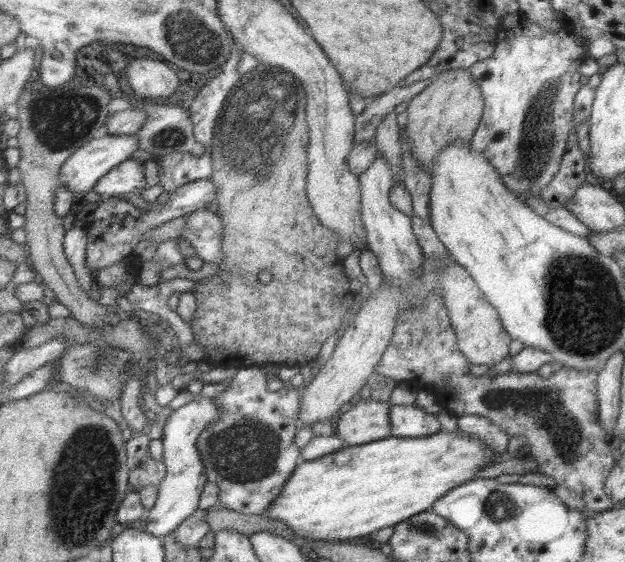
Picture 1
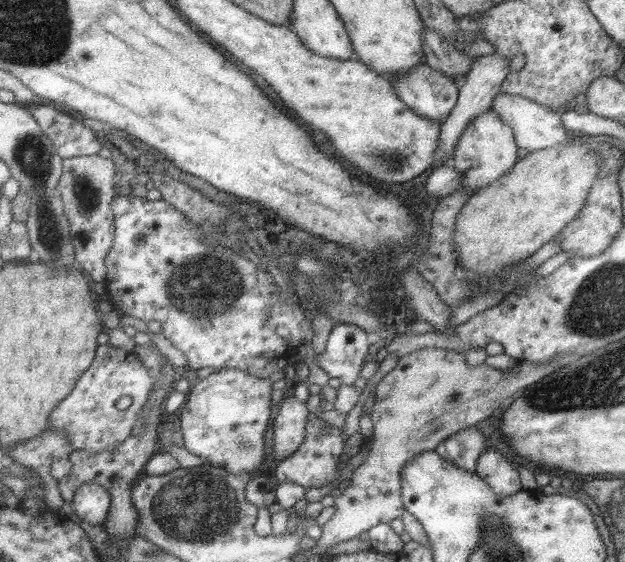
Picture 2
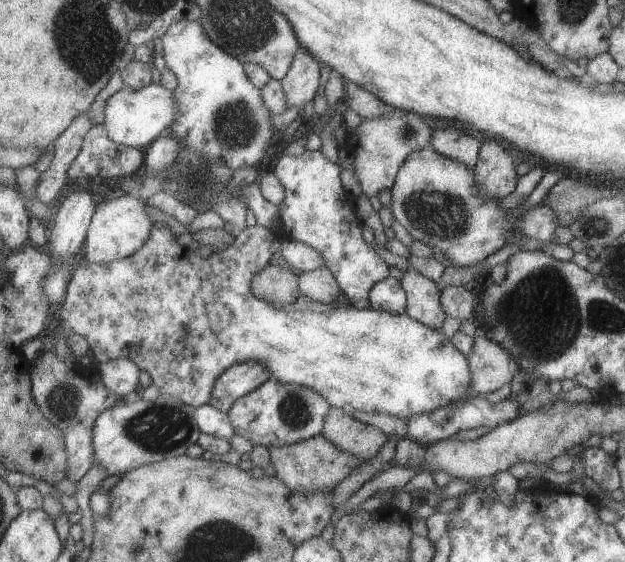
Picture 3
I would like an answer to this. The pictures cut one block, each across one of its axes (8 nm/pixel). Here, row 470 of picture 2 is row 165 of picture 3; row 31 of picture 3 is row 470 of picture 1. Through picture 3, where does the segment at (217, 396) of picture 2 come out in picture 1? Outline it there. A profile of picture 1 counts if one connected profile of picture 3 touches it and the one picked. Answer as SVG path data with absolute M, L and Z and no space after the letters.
M195 396L187 404L173 410L167 418L161 436L167 476L158 485L157 500L148 512L144 530L149 534L163 537L174 533L187 518L200 509L201 497L209 476L197 441L209 425L219 421L219 417L221 406L215 402L215 398Z

